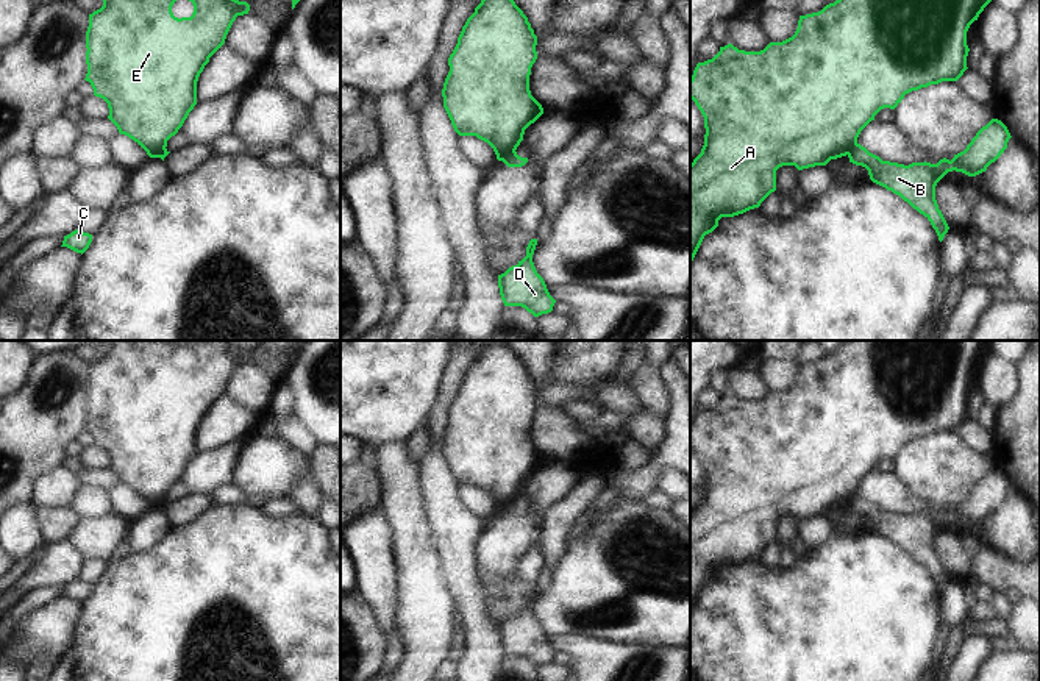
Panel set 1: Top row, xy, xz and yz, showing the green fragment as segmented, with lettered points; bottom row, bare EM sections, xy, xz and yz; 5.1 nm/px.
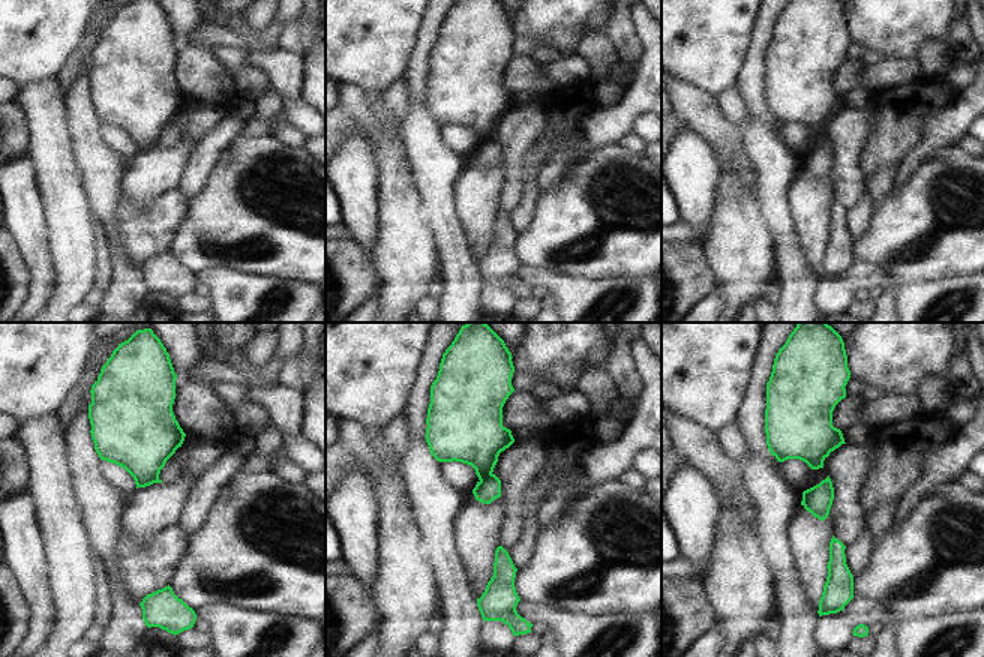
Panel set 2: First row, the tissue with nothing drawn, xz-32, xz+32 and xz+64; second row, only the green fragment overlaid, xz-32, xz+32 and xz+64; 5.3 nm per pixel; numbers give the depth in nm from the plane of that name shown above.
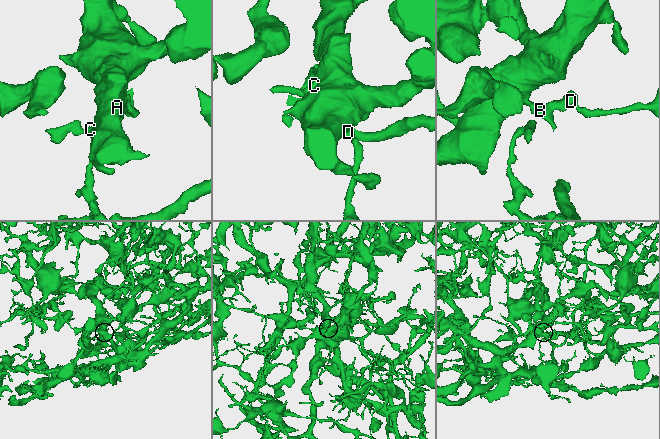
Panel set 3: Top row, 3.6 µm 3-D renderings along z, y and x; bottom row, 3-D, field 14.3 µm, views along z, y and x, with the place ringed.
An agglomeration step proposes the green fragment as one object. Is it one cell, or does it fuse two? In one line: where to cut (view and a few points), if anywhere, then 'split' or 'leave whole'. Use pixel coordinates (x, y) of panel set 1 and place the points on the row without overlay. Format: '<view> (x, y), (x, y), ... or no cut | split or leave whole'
yz (856, 491), (847, 503) | split

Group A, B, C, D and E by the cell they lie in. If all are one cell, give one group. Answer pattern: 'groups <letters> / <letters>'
groups A C E / B D

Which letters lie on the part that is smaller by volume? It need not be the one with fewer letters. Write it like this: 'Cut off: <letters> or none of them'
Cut off: B, D

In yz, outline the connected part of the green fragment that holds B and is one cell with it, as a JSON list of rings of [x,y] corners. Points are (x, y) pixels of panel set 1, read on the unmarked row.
[[[992,469],[951,511],[943,508],[937,514],[924,511],[904,515],[882,511],[857,492],[849,497],[848,508],[849,512],[865,517],[873,533],[899,545],[923,564],[942,592],[949,576],[935,550],[937,533],[953,520],[968,526],[985,522],[1004,503],[1010,487],[1007,476],[1001,470]]]

